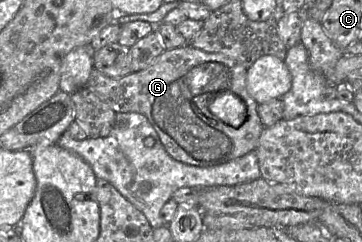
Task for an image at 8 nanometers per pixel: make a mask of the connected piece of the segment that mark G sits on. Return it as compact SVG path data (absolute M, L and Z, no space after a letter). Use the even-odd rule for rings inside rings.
M191 45L165 50L144 70L131 72L122 78L111 78L93 68L87 87L97 94L116 113L136 112L147 117L168 152L175 160L199 167L222 164L251 151L255 151L264 129L258 113L259 104L248 93L246 86L247 69L223 54L207 53ZM221 92L231 92L240 97L246 105L244 123L234 128L223 123L209 110L211 99Z

